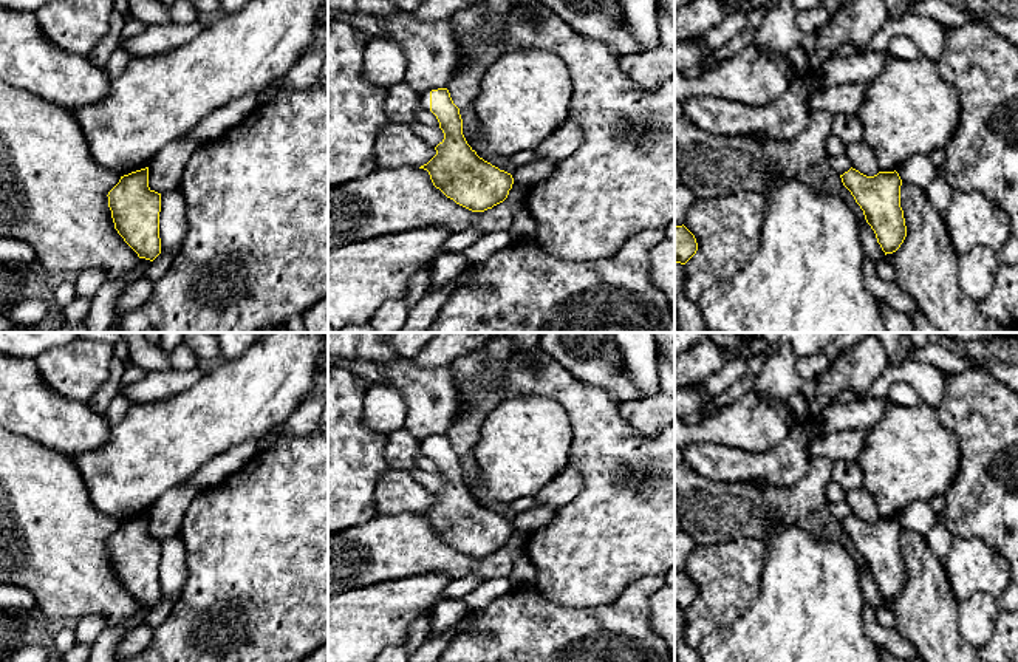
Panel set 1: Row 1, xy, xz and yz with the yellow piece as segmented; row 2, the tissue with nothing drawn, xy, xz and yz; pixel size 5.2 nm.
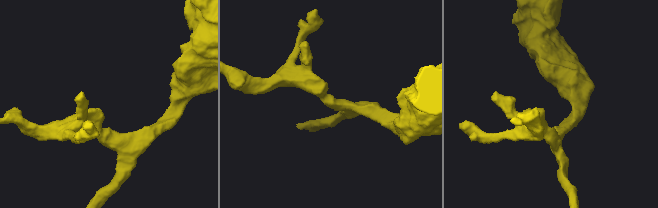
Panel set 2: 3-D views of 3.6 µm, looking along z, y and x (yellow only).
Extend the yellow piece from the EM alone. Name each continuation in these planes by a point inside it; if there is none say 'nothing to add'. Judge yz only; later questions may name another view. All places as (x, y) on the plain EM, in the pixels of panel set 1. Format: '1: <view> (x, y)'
nothing to add

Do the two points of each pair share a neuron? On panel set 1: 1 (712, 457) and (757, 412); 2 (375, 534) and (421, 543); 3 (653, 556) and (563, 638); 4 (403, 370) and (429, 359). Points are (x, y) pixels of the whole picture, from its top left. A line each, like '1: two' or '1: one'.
1: two
2: one
3: two
4: two

